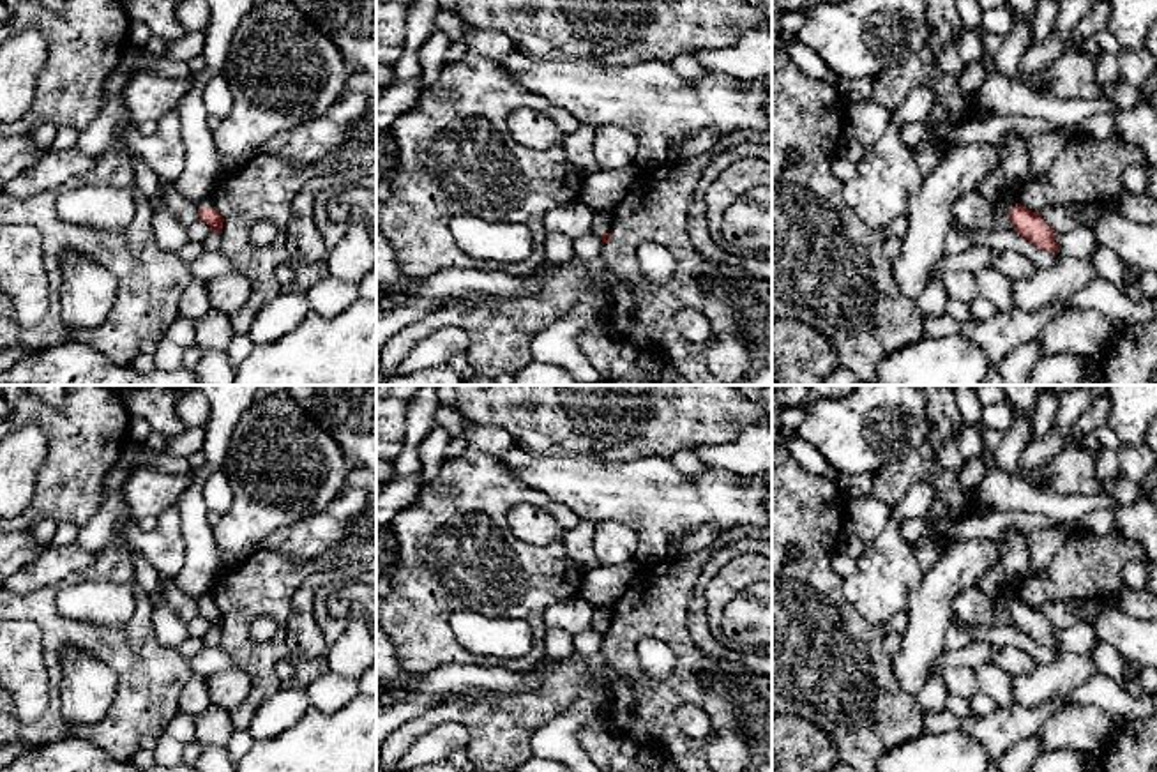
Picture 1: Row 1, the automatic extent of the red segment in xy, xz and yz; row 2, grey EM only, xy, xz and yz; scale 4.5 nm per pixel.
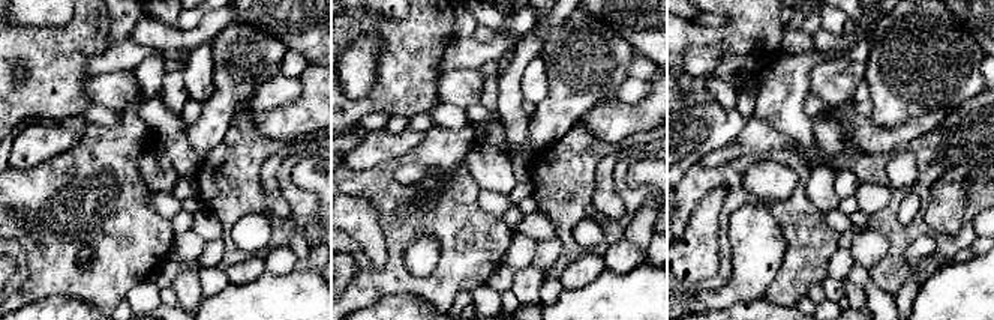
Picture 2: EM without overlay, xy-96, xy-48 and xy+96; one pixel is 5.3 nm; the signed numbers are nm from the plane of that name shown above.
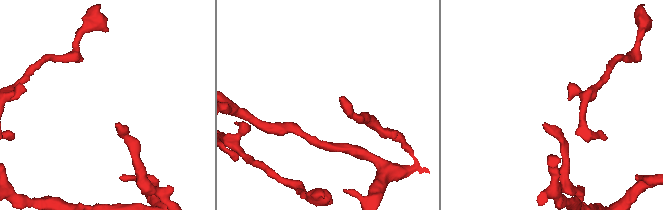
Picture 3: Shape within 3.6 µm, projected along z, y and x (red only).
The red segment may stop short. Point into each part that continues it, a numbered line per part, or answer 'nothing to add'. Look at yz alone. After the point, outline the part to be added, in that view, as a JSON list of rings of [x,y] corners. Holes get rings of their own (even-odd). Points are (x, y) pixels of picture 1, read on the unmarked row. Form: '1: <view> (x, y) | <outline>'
1: yz (993, 583) | [[[994,564],[977,583],[977,588],[993,602],[1009,608],[1016,602],[1017,594],[1007,581],[1002,564]]]

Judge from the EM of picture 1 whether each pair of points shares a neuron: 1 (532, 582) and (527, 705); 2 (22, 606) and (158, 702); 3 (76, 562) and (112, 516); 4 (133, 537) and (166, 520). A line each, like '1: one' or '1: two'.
1: two
2: one
3: two
4: one

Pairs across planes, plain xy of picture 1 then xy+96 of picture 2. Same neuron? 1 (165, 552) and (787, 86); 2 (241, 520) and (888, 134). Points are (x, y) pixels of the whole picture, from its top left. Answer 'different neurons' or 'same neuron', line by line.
1: different neurons
2: different neurons

